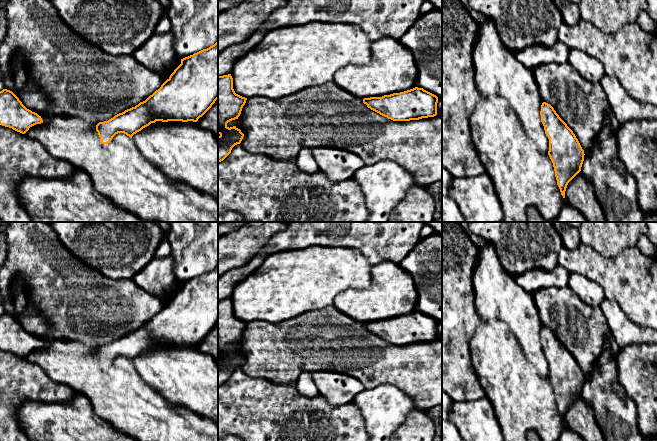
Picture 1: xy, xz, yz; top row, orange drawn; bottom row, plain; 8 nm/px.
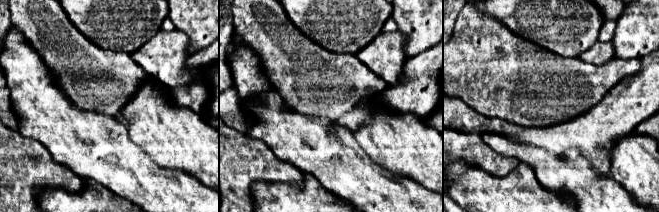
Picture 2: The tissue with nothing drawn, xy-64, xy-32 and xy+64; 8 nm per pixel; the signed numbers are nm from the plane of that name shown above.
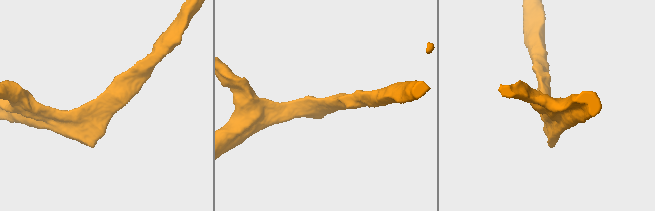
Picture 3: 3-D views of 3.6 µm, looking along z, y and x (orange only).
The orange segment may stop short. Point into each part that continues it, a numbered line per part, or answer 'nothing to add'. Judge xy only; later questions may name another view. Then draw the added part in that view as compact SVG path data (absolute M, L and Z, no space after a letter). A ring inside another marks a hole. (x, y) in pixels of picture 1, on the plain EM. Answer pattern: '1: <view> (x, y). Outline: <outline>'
nothing to add

